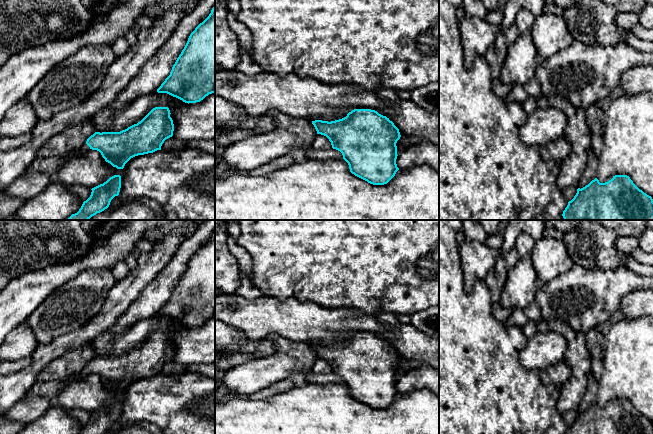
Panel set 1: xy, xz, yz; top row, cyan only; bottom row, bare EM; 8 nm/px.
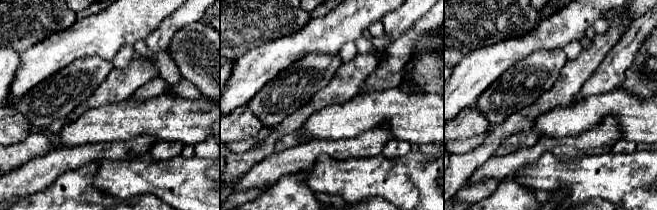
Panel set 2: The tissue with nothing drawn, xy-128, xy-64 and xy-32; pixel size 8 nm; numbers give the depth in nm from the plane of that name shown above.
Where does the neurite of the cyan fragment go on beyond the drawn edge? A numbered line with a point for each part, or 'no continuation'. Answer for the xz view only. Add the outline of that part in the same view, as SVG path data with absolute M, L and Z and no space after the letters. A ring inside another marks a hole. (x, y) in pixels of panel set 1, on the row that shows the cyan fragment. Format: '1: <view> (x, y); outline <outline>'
no continuation

